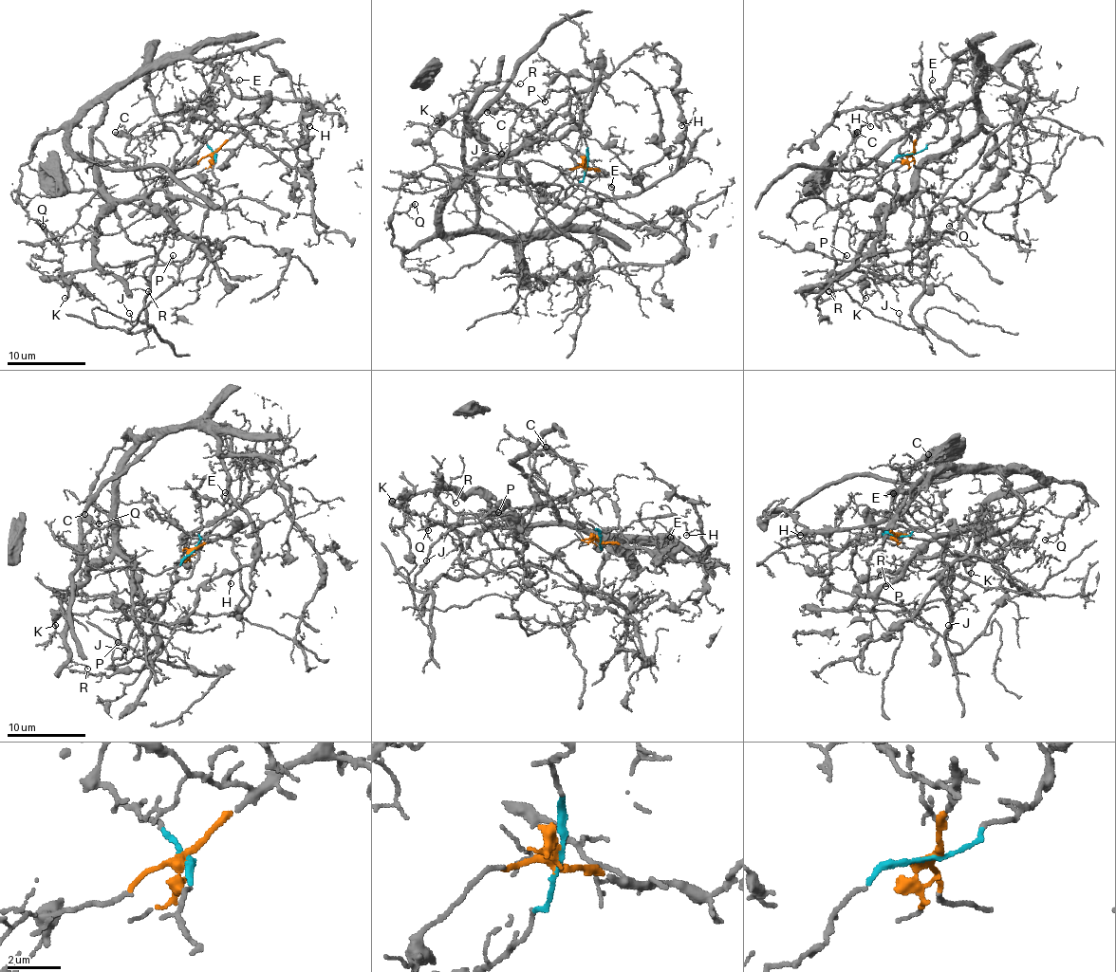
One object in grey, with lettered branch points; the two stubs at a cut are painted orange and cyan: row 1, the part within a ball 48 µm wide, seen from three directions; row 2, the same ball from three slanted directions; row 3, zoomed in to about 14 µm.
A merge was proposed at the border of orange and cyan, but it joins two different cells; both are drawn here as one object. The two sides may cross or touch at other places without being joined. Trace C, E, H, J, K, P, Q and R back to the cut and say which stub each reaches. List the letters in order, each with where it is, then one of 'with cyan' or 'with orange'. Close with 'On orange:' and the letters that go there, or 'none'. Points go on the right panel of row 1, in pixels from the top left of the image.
C: (857, 132) | with orange
E: (932, 80) | with orange
H: (870, 126) | with orange
J: (899, 313) | with cyan
K: (865, 298) | with orange
P: (846, 255) | with cyan
Q: (949, 226) | with orange
R: (828, 291) | with orange
On orange: C, E, H, K, Q, R

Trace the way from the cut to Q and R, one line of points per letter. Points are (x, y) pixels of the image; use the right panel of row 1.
Q: (910, 153), (920, 112), (968, 58), (982, 70), (977, 121), (995, 157), (948, 227)
R: (910, 153), (920, 112), (970, 58), (982, 70), (977, 125), (922, 167), (855, 260), (829, 278), (829, 291)

